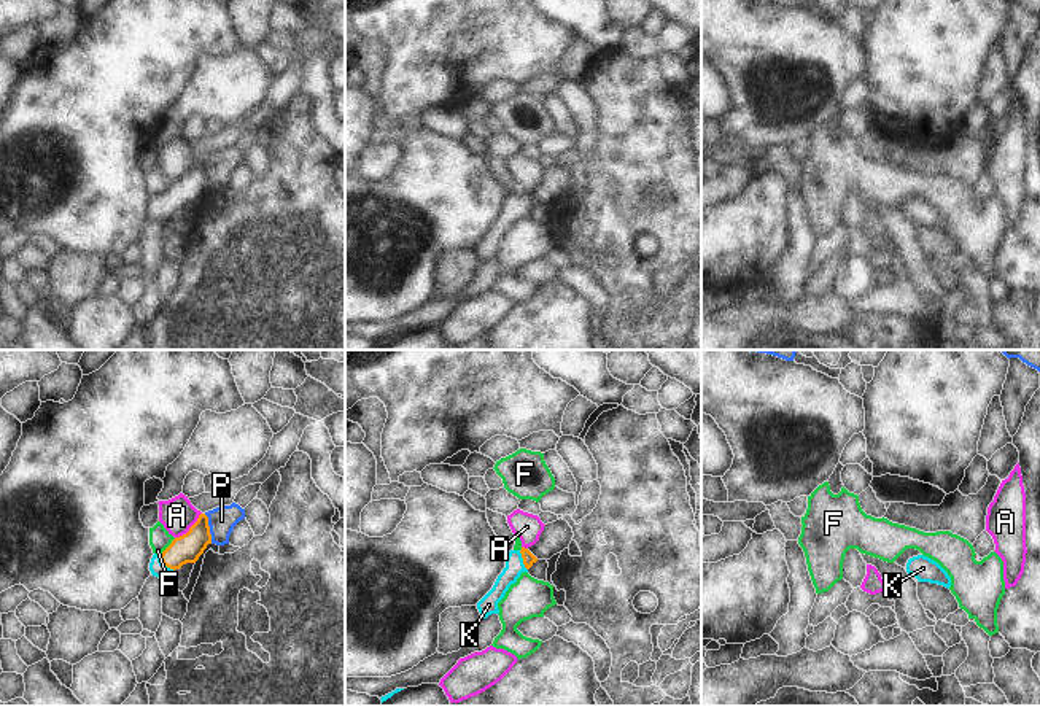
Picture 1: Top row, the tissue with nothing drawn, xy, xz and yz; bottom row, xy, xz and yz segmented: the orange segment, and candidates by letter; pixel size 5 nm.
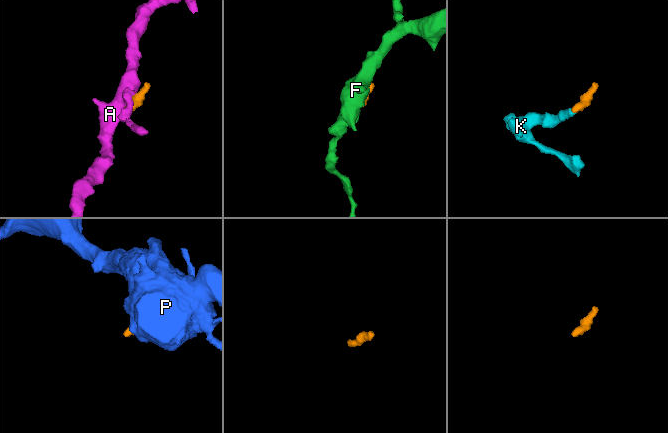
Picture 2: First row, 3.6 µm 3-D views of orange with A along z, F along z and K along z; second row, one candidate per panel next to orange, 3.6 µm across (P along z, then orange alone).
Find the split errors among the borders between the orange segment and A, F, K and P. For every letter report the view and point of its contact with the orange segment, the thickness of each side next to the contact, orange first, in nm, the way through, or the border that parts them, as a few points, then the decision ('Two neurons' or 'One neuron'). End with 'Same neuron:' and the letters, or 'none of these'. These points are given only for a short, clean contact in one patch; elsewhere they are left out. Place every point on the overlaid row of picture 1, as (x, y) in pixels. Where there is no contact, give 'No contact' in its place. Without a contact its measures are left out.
A: Touches orange at xy (190, 528). Thickness 140 nm (orange) against 170 nm. Boundary: xy (201, 512), (197, 520), (175, 538). Two neurons
F: Touches orange at xy (167, 547). Thickness 140 nm (orange) against 110 nm. Boundary: xy (175, 538), (159, 555). Two neurons
K: Touches orange at xz (523, 560). Thickness 60 nm (orange) against 100 nm. Path across: xz (528, 558), (523, 560), (514, 563). One neuron
P: Touches orange at xy (209, 528). Thickness 140 nm (orange) against 140 nm. Boundary: xy (204, 514), (212, 543). Two neurons
Same neuron: K.

